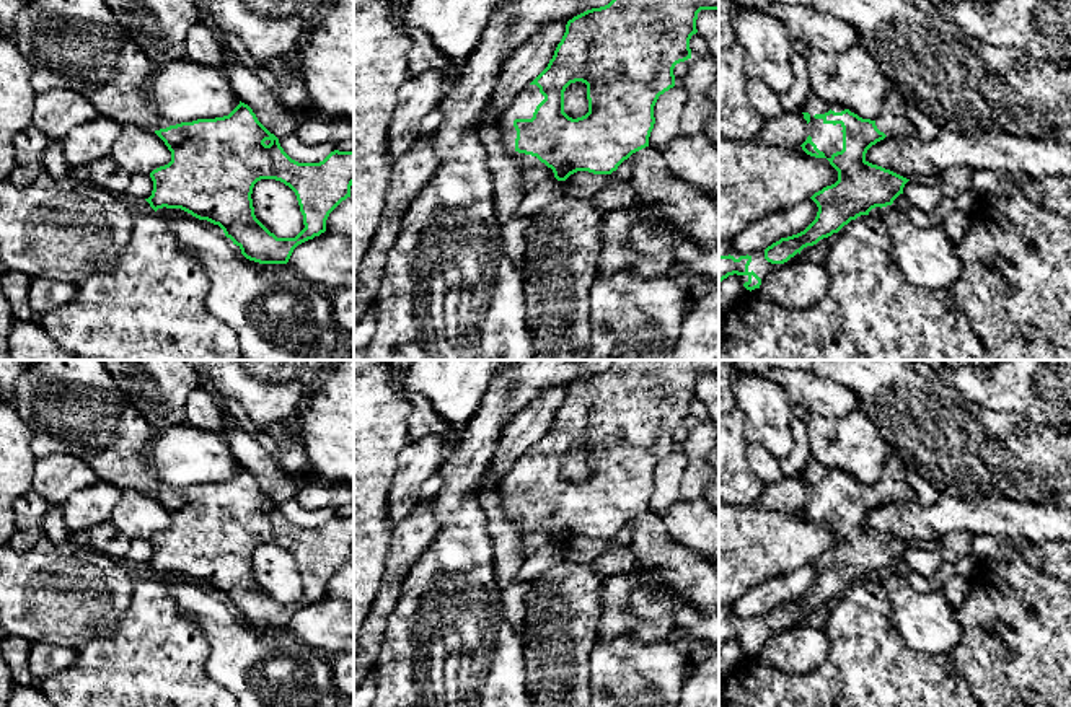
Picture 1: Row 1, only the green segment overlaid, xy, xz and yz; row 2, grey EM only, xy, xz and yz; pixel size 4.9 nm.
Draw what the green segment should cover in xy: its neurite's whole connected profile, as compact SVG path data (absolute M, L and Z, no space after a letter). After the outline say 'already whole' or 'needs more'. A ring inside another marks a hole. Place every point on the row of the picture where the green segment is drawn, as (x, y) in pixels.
M29 0L15 20L11 41L29 62L36 91L72 90L99 114L153 130L171 152L171 161L150 173L153 191L145 200L155 212L181 209L218 225L249 261L287 264L298 244L326 231L329 213L350 197L354 150L334 150L320 163L298 163L241 101L223 117L170 124L145 98L153 65L104 0ZM261 179L280 181L295 192L305 225L295 238L277 238L256 218L251 194Z; needs more

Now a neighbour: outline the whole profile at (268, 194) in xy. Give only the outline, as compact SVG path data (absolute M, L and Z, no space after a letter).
M261 179L253 187L256 218L277 238L295 238L303 230L303 215L295 192L280 181Z

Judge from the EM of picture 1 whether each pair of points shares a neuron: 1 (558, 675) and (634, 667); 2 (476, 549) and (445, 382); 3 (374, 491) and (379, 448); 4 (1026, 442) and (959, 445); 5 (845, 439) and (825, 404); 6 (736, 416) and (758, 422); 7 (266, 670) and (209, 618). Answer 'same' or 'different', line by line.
1: different
2: different
3: same
4: same
5: different
6: different
7: same

